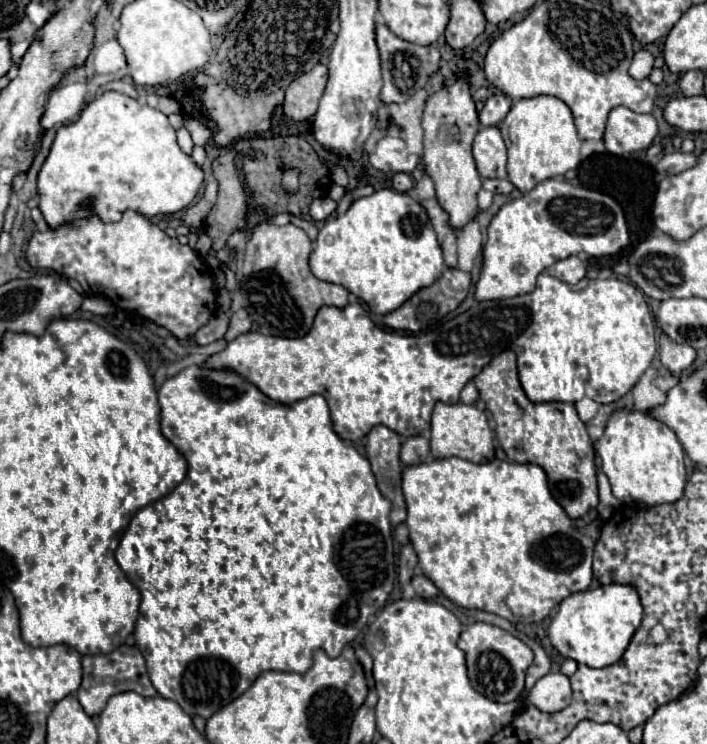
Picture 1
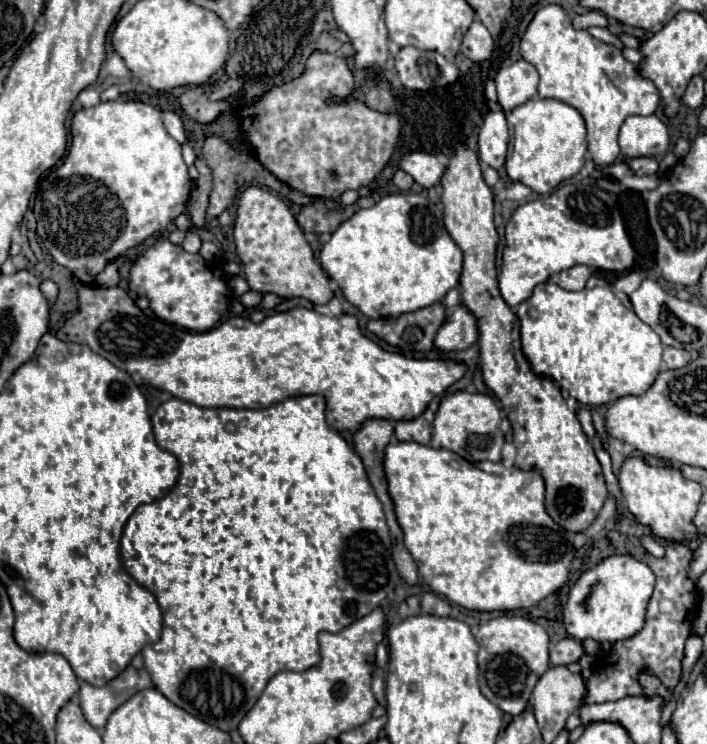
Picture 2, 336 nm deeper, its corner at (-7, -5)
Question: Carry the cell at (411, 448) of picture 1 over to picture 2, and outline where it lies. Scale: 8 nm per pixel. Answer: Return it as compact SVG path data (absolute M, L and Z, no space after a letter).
M427 408L417 418L395 422L395 436L401 442L413 440L413 442L419 442L419 444L429 444L429 440L431 440L431 424L433 424L433 412Z

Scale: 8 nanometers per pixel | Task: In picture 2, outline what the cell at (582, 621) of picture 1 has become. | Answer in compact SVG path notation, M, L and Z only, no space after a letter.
M613 554L603 558L595 568L587 570L581 574L581 578L575 582L575 586L569 592L569 600L565 604L563 616L565 616L565 628L567 632L575 638L575 640L585 640L585 638L593 638L597 642L617 642L617 640L625 640L635 636L643 624L645 624L645 610L651 598L655 586L655 574L653 570L639 560L633 554Z

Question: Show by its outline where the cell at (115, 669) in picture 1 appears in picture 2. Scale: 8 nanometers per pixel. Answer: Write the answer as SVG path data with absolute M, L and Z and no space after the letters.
M133 666L125 668L115 680L111 680L101 688L81 682L81 688L79 688L81 710L93 728L103 728L113 710L117 710L133 694L145 688L153 688L153 682L147 670L137 670Z

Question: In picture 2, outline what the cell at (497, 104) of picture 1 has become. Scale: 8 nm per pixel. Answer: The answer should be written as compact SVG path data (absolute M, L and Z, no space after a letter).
M517 60L515 64L501 68L495 76L501 108L509 112L537 96L537 82L539 74L527 60Z

